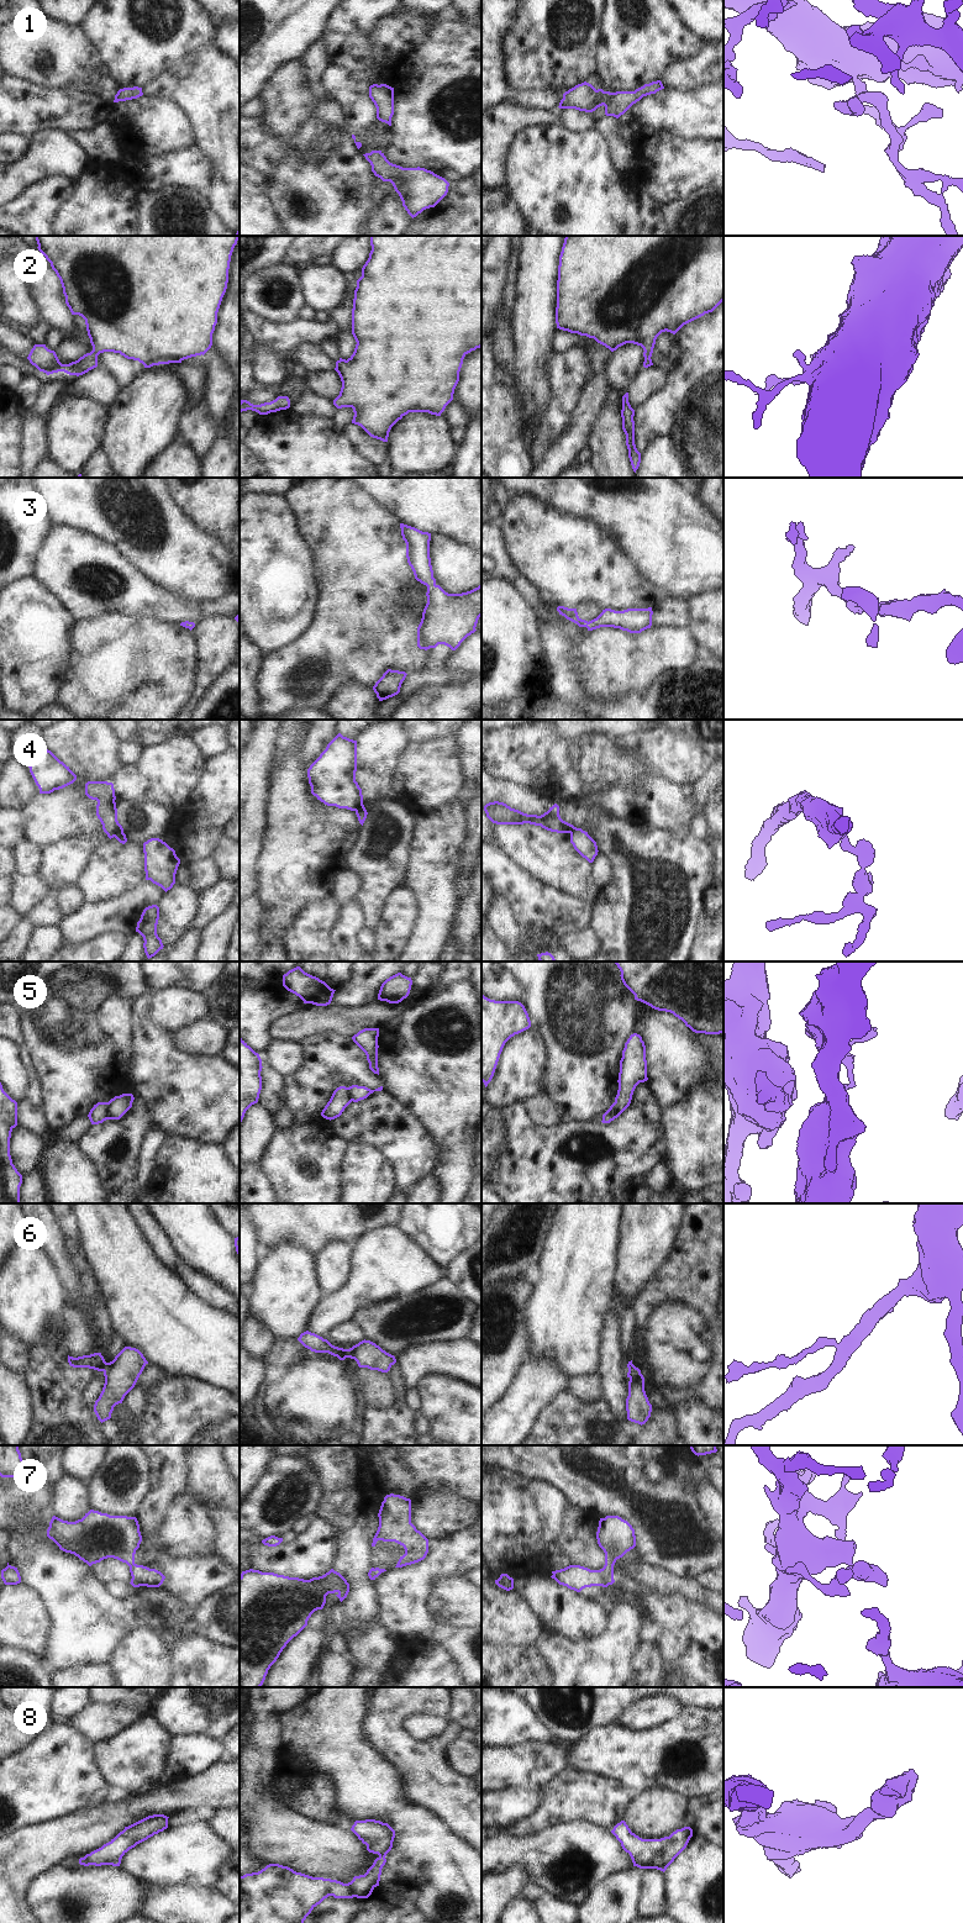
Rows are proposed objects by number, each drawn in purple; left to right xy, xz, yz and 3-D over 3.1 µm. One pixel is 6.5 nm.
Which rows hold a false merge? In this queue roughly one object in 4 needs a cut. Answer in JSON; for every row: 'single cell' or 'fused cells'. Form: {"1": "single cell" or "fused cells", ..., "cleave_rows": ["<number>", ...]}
{"1": "single cell", "2": "single cell", "3": "single cell", "4": "fused cells", "5": "fused cells", "6": "fused cells", "7": "single cell", "8": "single cell", "cleave_rows": ["4", "5", "6"]}

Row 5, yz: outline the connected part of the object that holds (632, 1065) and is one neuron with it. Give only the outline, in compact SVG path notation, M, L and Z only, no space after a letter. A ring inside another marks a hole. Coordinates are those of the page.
M637 1033L630 1036L622 1050L619 1073L619 1090L612 1103L616 1115L602 1118L602 1123L610 1123L617 1118L631 1103L633 1091L640 1082L647 1081L646 1045Z

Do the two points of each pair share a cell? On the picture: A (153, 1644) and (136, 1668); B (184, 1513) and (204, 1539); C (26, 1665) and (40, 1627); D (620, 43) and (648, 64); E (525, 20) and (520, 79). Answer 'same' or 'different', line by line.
A: same
B: same
C: different
D: same
E: same

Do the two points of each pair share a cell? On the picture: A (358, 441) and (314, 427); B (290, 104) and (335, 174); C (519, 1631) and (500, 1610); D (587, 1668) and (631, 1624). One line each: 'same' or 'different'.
A: different
B: same
C: same
D: same

